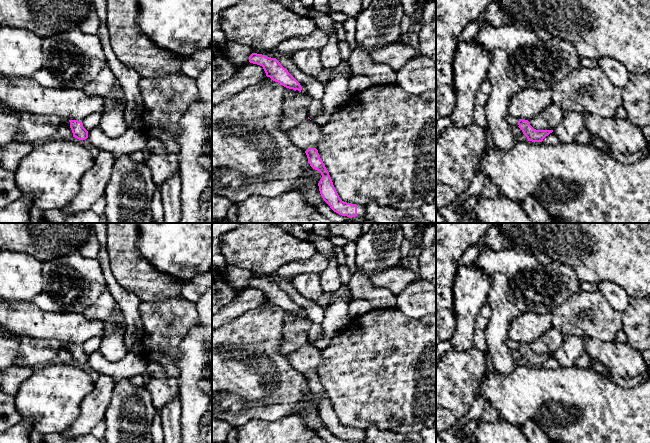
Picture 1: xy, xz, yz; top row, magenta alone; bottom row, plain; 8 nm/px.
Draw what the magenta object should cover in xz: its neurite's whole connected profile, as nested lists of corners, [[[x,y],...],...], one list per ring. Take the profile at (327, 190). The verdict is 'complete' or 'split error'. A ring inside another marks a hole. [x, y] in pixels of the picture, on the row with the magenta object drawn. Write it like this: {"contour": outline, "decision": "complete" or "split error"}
{"contour": [[[308,148],[305,153],[307,155],[310,166],[313,169],[318,170],[322,175],[322,178],[318,183],[319,191],[323,200],[330,206],[330,208],[342,216],[364,217],[364,205],[347,203],[340,199],[333,185],[329,172],[320,158],[318,150],[316,148]]], "decision": "split error"}

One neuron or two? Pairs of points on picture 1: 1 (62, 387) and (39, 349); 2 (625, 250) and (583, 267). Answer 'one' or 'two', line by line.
1: two
2: one

